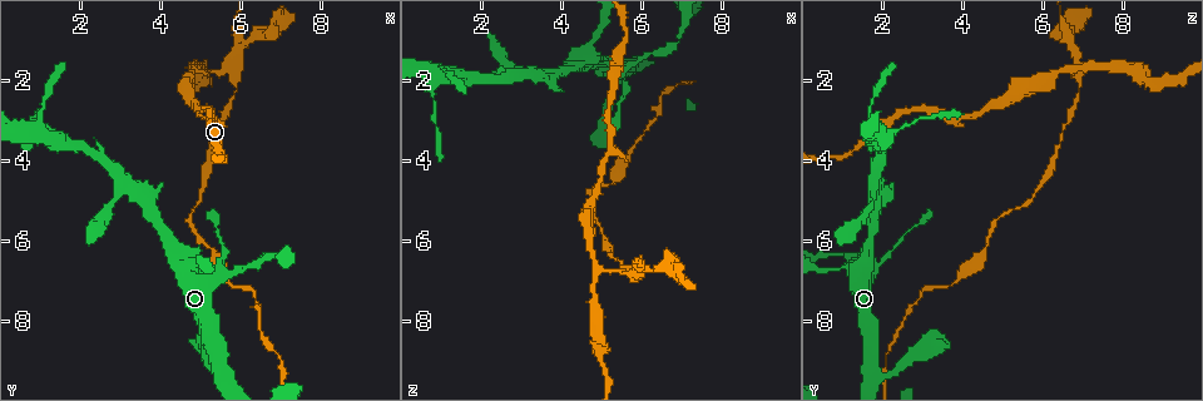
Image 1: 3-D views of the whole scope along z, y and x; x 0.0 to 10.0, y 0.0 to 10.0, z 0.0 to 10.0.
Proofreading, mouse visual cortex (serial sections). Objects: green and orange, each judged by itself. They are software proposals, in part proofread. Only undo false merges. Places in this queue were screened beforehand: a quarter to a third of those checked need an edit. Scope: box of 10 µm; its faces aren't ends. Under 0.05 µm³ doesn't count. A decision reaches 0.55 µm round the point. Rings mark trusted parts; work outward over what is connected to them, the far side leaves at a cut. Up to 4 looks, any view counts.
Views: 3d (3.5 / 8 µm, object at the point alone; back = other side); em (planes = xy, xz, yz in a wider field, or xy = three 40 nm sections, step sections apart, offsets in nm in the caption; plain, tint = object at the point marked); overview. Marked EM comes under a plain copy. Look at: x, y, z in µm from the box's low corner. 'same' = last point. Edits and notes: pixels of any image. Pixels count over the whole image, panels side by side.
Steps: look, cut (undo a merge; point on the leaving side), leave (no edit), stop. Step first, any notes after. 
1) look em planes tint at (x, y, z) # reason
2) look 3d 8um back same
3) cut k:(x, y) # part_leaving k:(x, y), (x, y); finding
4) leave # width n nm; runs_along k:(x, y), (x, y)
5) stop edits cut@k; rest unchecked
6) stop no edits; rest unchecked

look 3d 3.5um at (6.05, 6.80, 1.45) # a narrow waist

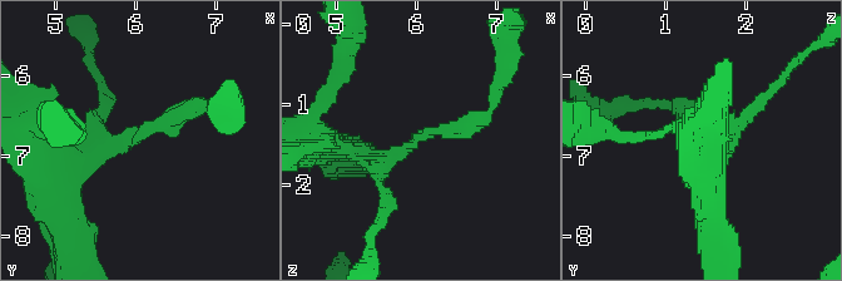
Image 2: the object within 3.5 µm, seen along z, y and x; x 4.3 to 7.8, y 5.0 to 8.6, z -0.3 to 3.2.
look em xy step 2 tint at (6.05, 6.75, 1.40) # arm_widths 200, 250 nm; now the EM

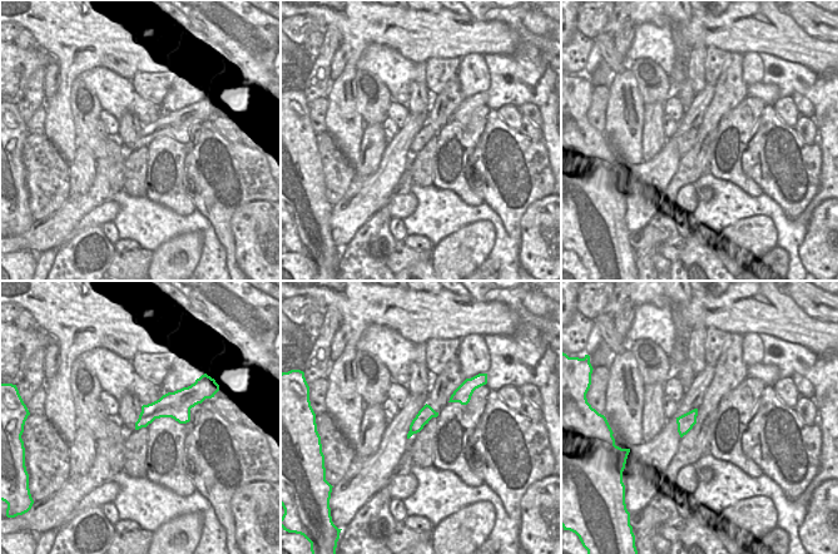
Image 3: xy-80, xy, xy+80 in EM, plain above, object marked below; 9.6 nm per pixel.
leave # one cell here

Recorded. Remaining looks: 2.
look 3d 3.5um at (3.30, 4.70, 1.80) # three-way junction

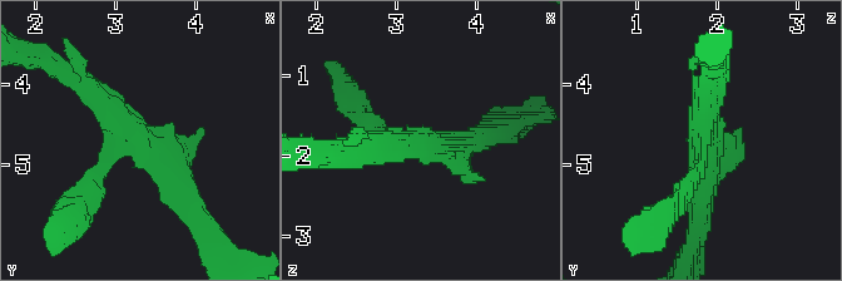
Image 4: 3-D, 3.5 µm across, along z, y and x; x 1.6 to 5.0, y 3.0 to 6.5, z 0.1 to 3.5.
leave # runs_along 4:(189, 200), (74, 77); all the same cell

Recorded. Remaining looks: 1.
stop no edits; rest unchecked

